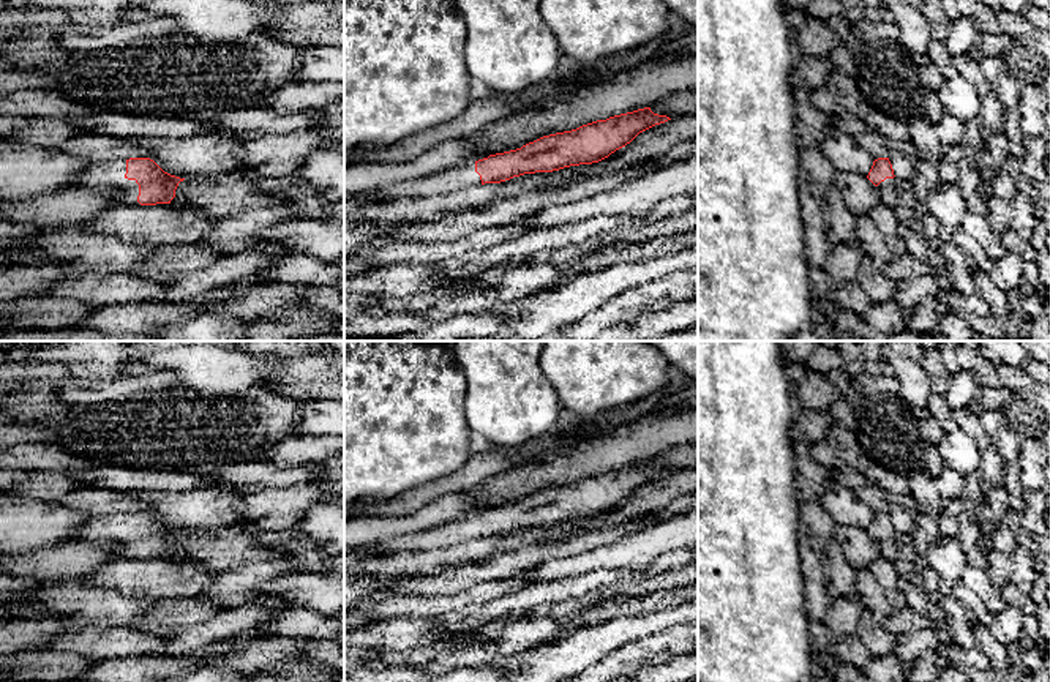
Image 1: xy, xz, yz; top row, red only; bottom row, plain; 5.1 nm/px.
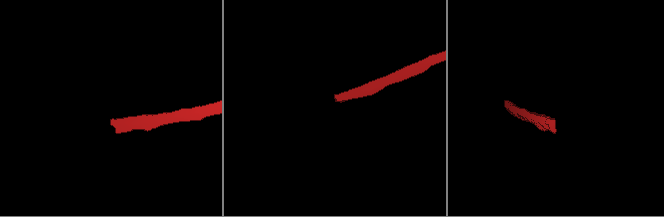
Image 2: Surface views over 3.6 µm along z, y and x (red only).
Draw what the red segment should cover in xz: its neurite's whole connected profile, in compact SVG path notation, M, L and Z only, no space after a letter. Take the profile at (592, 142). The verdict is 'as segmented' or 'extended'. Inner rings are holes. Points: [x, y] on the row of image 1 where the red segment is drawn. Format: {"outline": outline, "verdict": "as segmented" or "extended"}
{"outline": "M644 107L597 120L572 131L543 136L521 148L489 155L428 177L385 185L373 191L344 194L344 199L374 202L377 199L437 196L485 183L501 183L524 174L592 164L625 147L639 133L668 120L671 118Z", "verdict": "extended"}

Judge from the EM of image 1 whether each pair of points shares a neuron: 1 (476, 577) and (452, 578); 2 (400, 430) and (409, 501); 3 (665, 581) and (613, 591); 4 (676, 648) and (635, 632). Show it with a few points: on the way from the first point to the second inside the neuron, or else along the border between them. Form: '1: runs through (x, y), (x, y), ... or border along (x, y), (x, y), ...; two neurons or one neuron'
1: runs through (469, 577), (458, 578); one neuron
2: border along (442, 475), (397, 496), (371, 499); two neurons
3: runs through (652, 584), (626, 588); one neuron
4: border along (681, 624), (629, 640), (613, 651); two neurons

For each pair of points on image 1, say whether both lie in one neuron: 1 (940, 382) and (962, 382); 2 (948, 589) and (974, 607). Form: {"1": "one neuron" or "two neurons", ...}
{"1": "two neurons", "2": "one neuron"}

